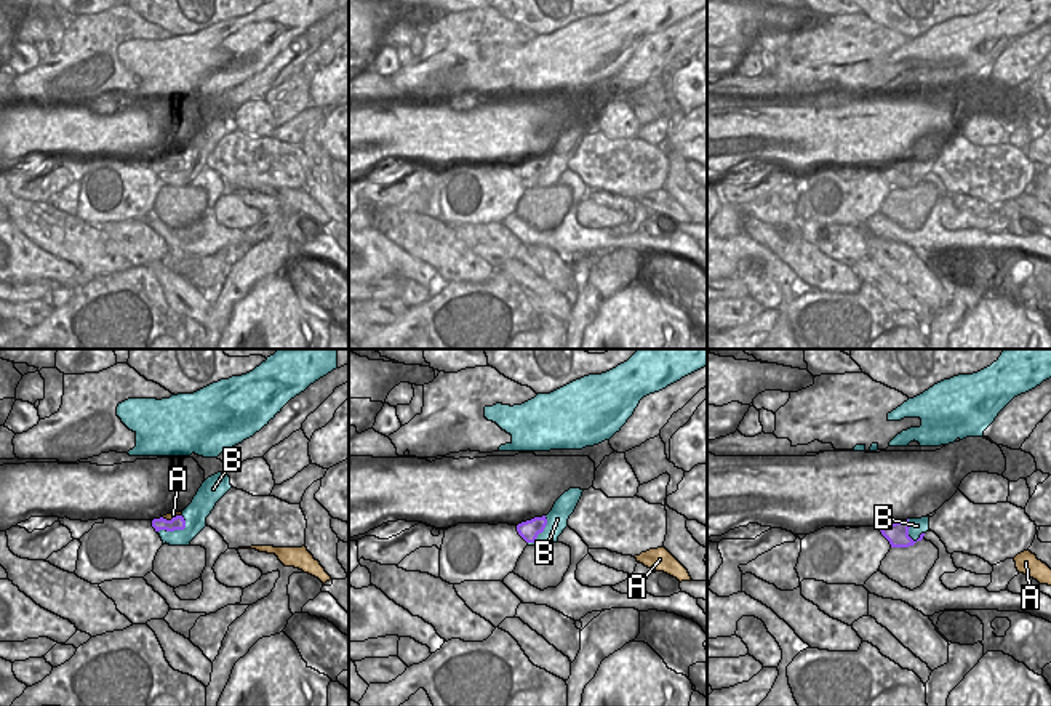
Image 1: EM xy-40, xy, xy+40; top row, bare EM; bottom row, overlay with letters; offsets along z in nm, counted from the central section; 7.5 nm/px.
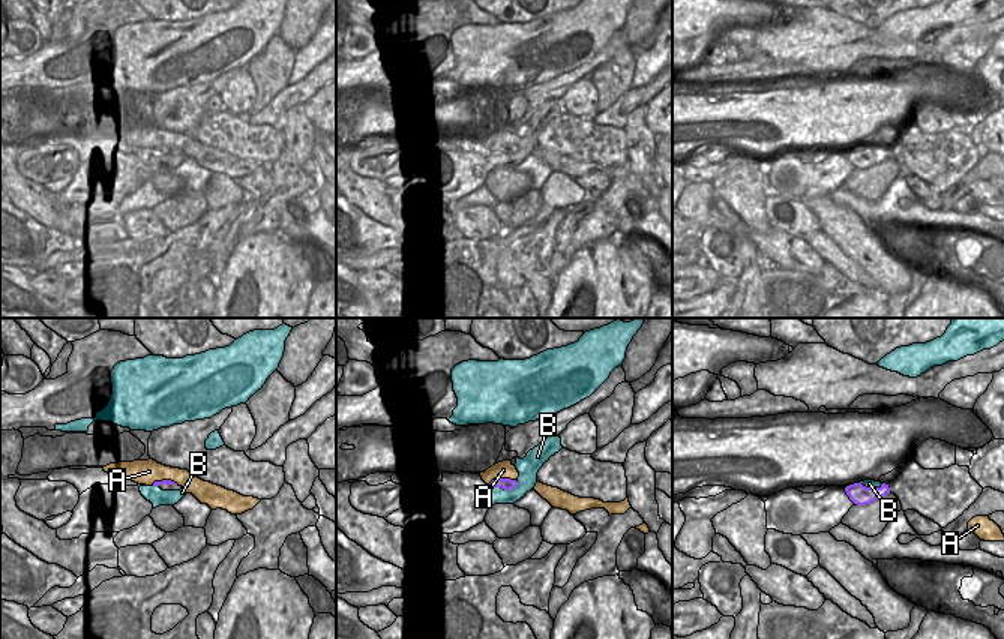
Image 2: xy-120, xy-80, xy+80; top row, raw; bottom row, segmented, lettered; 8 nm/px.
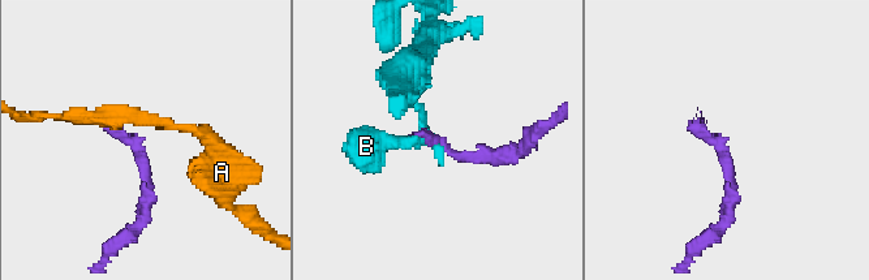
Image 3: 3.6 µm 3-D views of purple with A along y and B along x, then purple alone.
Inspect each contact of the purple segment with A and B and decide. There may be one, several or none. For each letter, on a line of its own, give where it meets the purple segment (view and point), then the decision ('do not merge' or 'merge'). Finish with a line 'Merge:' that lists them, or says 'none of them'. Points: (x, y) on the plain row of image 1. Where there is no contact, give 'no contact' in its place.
A: xy-40 (171, 160) | do not merge
B: xy-40 (173, 172) | do not merge
Merge: none of them

